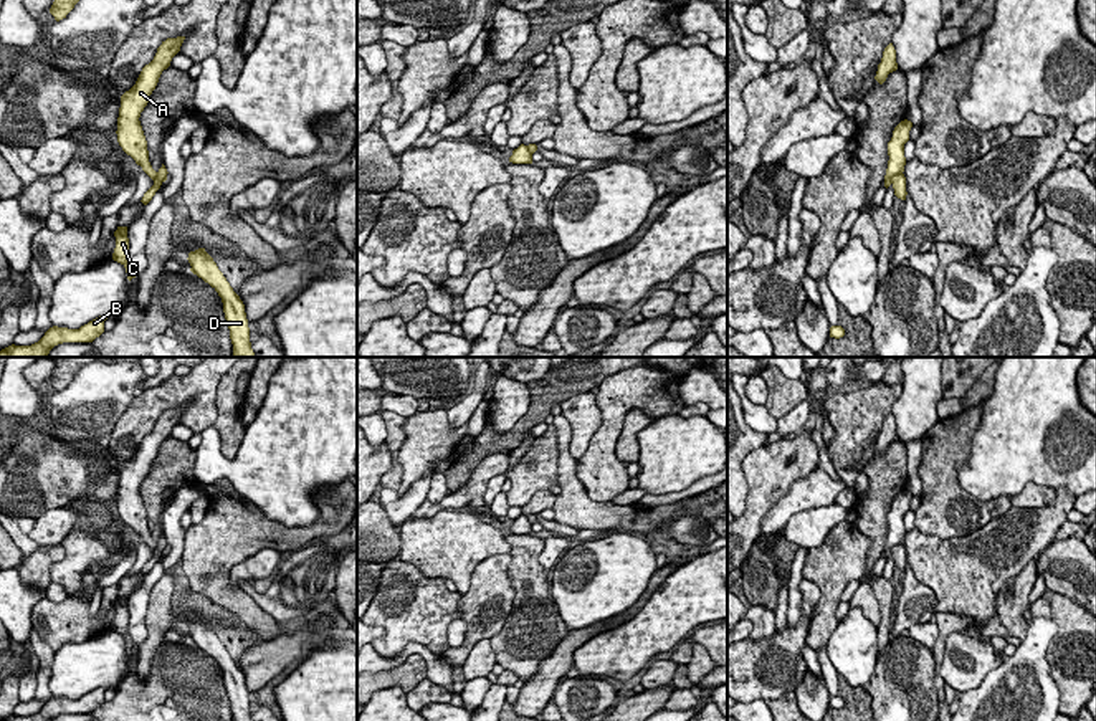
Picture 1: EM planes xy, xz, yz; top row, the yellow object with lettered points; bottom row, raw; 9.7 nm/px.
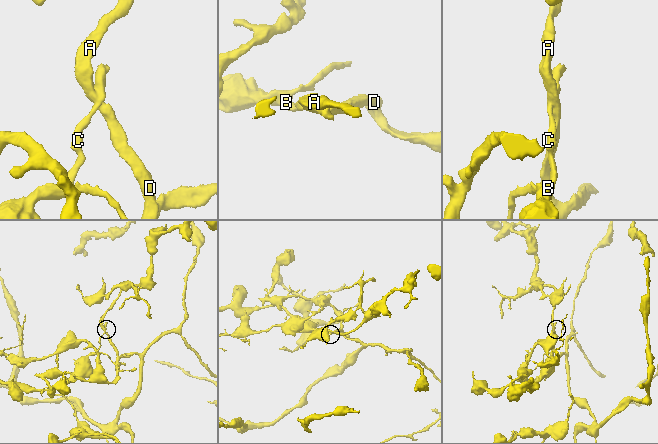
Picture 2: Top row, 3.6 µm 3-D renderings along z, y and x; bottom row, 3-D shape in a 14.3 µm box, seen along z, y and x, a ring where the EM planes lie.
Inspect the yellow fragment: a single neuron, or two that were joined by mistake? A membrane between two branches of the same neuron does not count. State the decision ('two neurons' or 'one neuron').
two neurons

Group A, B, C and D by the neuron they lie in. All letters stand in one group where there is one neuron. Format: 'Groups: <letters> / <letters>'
Groups: A D / B C

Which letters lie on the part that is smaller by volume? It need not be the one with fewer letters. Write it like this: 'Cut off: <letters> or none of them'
Cut off: B, C

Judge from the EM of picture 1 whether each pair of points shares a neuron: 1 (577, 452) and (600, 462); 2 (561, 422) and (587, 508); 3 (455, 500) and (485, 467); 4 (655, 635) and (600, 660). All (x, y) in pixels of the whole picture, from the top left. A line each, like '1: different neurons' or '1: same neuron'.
1: different neurons
2: same neuron
3: same neuron
4: same neuron

